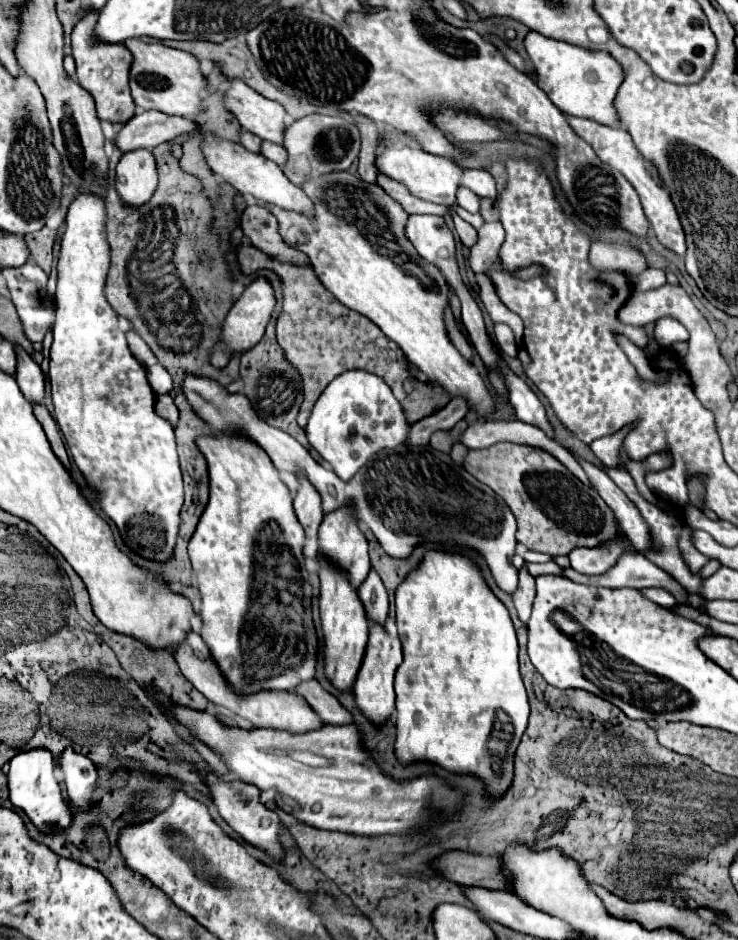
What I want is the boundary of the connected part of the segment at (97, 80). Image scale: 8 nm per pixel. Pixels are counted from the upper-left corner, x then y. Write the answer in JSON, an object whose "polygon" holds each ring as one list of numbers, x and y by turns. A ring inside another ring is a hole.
{"polygon":[[90,12,82,18,72,32,72,52,76,60,78,78,76,82,92,94,96,102,96,114,100,120,108,120,112,124,126,124,136,114,136,104,130,96,128,88,128,72,132,64,132,54,122,44,92,44,92,30,98,20,98,12]]}

